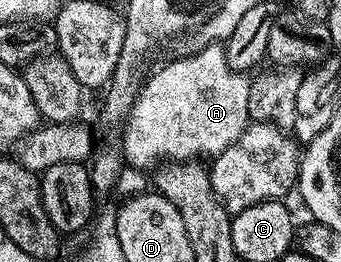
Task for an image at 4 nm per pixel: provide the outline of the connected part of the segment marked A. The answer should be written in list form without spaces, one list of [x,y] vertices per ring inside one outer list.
[[[209,43],[197,50],[194,56],[185,56],[182,60],[173,60],[163,65],[141,85],[141,93],[135,98],[129,117],[119,133],[119,147],[128,167],[153,170],[166,162],[205,158],[201,156],[212,158],[227,150],[227,146],[236,142],[239,134],[243,134],[243,130],[249,127],[251,121],[247,110],[247,94],[250,77],[233,72],[220,43]]]

